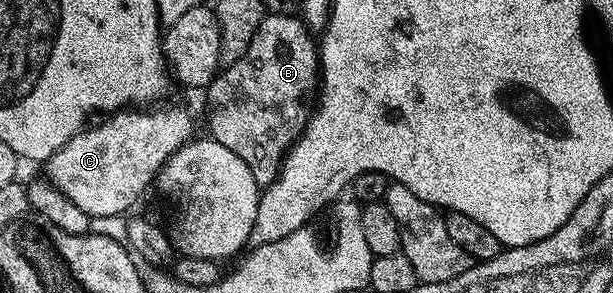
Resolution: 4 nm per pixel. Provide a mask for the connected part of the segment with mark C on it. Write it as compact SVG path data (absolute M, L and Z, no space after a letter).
M178 106L171 110L154 109L158 108L127 108L111 113L107 117L110 119L99 126L91 125L79 130L76 136L72 136L72 140L68 140L68 144L64 144L64 148L56 151L50 161L45 163L45 177L56 188L60 188L60 192L64 192L64 196L68 196L76 208L90 215L91 219L114 218L122 213L125 215L125 210L152 186L164 163L196 134L194 118L188 111Z

